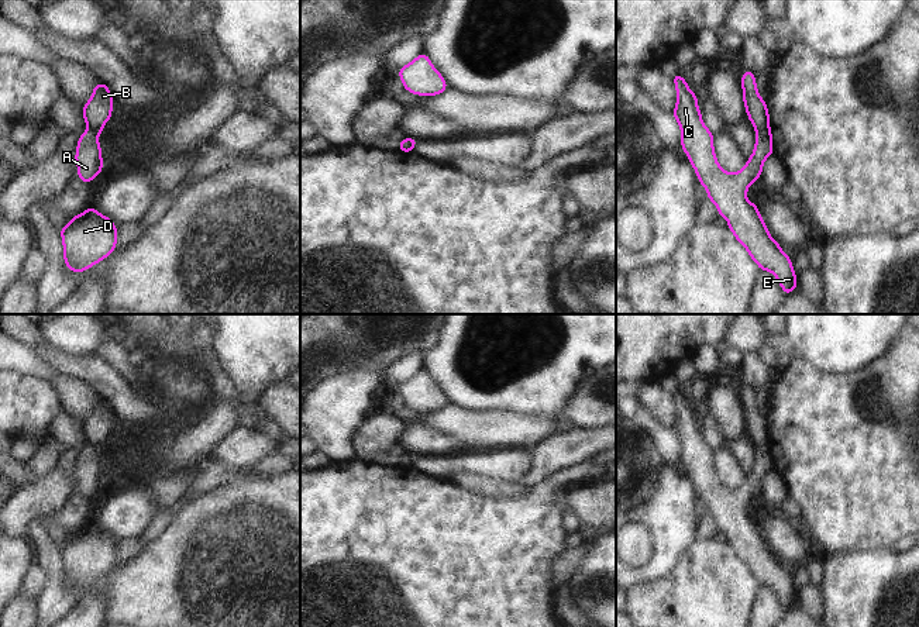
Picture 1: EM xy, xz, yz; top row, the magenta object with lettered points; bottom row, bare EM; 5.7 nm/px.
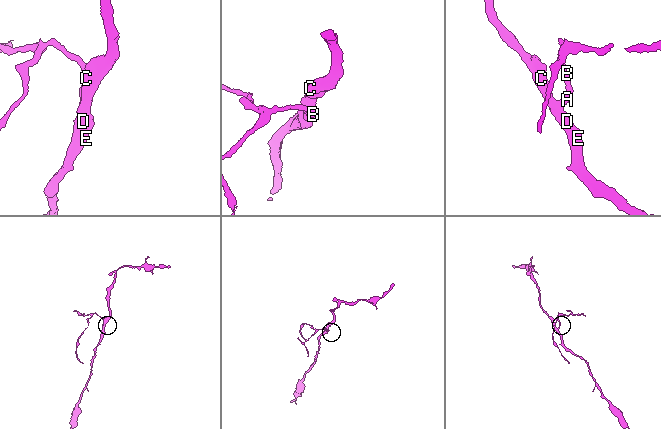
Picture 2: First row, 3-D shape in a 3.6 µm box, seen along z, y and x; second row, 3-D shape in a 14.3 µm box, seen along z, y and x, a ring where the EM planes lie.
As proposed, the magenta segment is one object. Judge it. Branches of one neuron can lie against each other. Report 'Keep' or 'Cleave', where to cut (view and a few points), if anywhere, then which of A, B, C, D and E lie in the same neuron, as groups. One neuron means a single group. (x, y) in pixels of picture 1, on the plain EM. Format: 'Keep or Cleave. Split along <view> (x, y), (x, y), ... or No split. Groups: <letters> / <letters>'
Cleave. Split along yz (768, 444), (756, 447). Groups: A C D E / B

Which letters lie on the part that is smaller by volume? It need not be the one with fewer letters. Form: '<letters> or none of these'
B

